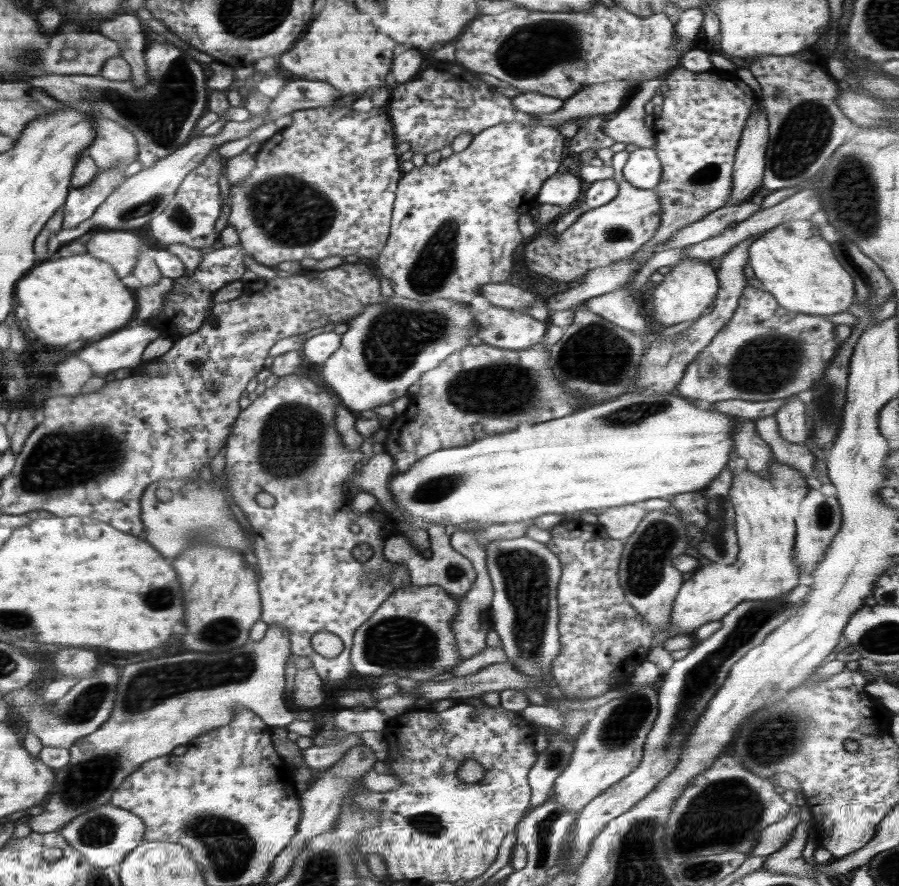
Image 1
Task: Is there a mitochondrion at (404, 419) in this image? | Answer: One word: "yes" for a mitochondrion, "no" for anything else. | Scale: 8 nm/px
no

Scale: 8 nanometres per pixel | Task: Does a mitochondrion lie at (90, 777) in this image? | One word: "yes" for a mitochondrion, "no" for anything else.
yes

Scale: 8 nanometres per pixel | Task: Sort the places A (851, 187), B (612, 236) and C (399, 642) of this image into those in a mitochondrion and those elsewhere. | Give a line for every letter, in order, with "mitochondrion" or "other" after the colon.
A: mitochondrion
B: mitochondrion
C: mitochondrion

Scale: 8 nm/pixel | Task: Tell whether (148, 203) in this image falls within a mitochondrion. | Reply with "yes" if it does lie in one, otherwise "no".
yes

